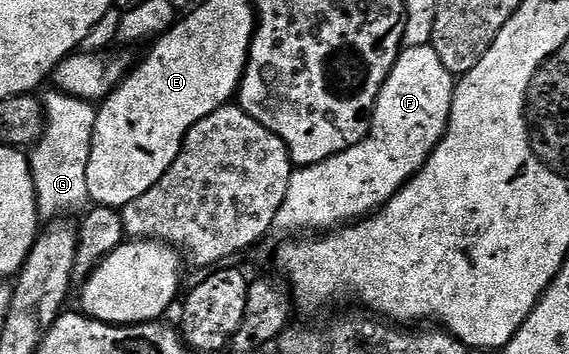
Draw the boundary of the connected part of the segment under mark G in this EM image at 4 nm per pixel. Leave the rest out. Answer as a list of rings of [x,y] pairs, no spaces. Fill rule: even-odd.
[[[57,89],[51,90],[50,96],[45,96],[44,110],[46,113],[46,128],[42,136],[29,152],[30,172],[34,178],[34,188],[38,194],[38,213],[42,217],[66,217],[69,211],[78,211],[90,203],[88,193],[88,165],[92,153],[92,133],[96,125],[98,107],[89,99],[81,99],[75,95],[65,95]]]

